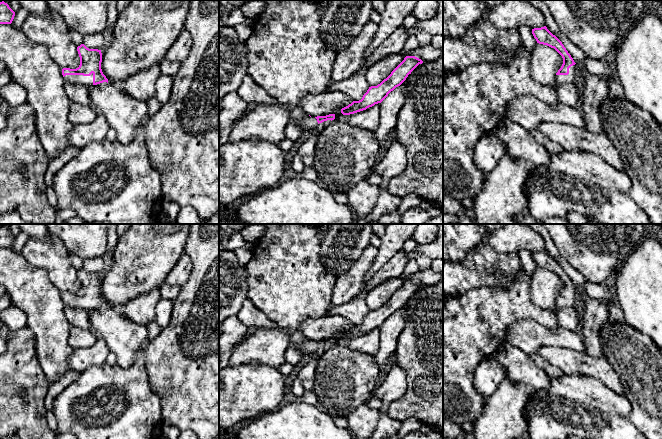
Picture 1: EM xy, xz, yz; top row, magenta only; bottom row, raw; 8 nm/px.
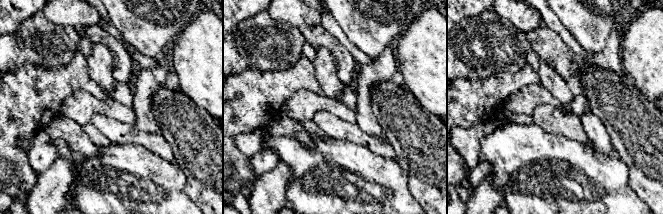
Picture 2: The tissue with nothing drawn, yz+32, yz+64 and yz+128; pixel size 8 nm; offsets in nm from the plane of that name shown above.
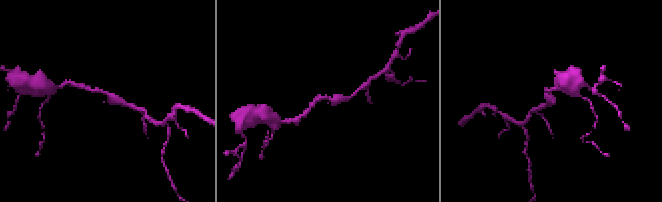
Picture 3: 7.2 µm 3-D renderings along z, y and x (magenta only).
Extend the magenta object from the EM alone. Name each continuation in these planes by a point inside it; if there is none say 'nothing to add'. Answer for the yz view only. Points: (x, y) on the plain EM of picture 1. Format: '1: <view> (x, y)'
1: yz (559, 303)

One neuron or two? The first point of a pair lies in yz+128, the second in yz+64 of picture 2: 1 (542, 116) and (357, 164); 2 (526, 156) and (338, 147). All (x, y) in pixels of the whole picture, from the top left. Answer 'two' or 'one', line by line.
1: two
2: one

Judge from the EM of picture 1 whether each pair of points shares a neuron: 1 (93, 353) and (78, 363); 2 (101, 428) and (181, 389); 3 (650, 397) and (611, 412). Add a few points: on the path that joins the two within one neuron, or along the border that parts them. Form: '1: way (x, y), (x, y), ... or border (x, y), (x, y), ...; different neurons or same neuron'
1: way (89, 356), (82, 359); same neuron
2: border (149, 378), (149, 384), (160, 401), (162, 422); different neurons
3: border (624, 395), (630, 403), (629, 420), (636, 428); different neurons

